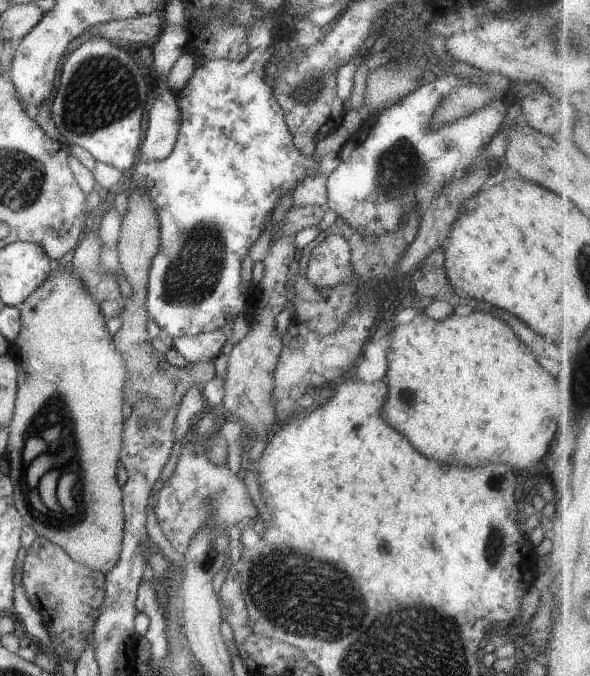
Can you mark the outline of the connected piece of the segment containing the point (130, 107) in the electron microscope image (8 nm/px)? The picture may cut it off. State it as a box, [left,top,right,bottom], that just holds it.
[52,37,148,172]

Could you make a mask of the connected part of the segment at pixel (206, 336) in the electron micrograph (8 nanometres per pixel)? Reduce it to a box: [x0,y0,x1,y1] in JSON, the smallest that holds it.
[173,329,226,365]

